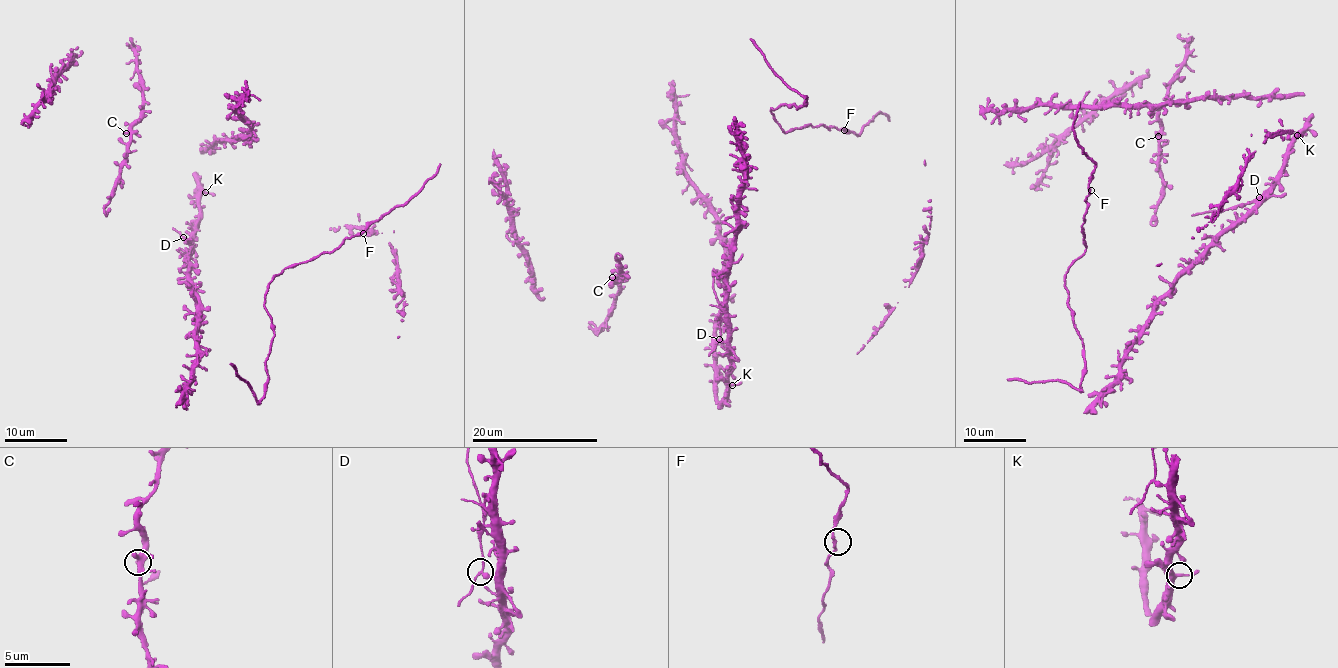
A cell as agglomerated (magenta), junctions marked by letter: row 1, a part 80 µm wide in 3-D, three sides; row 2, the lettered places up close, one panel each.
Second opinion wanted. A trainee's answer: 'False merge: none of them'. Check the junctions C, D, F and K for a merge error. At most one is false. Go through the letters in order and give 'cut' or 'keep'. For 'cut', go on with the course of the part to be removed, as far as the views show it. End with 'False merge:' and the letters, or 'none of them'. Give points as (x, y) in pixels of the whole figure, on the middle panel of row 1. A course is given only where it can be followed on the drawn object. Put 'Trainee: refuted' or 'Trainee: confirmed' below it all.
C: keep
D: cut; foreign part runs (719, 339), (721, 311), (713, 284), (714, 268)
F: keep
K: keep
False merge: D
Trainee: refuted

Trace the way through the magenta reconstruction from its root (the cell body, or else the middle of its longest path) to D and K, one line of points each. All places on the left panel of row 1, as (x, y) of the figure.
D: (199, 310), (198, 300), (186, 270), (189, 264), (185, 256), (191, 247), (183, 238)
K: (199, 310), (185, 256), (200, 216), (198, 199), (205, 192)

